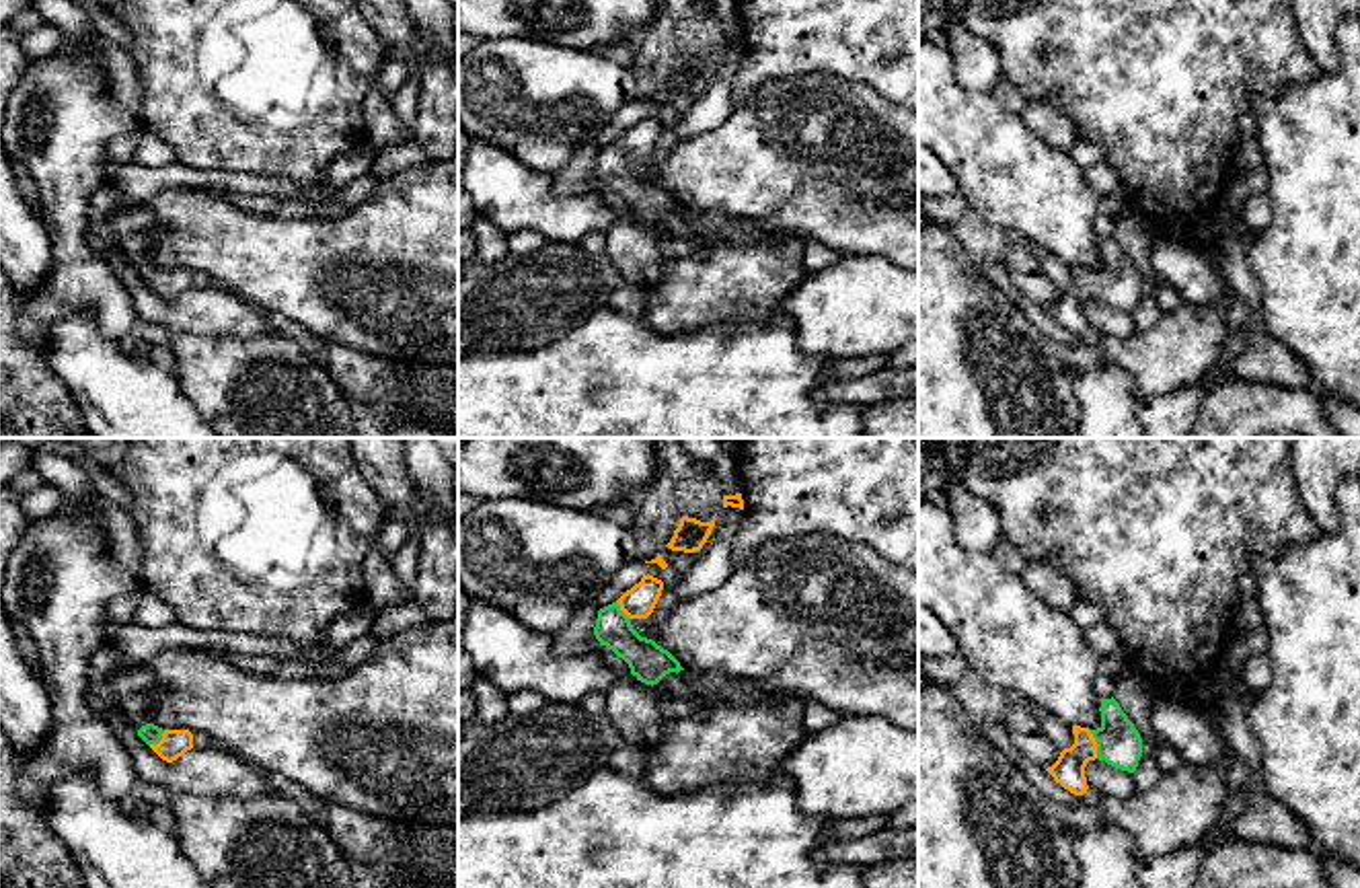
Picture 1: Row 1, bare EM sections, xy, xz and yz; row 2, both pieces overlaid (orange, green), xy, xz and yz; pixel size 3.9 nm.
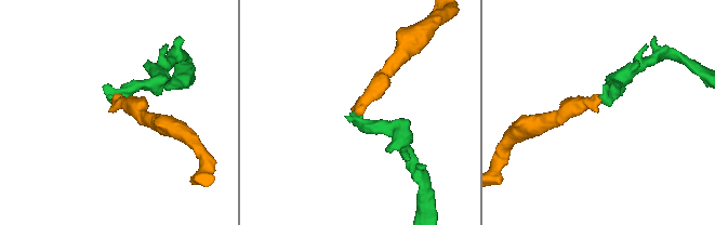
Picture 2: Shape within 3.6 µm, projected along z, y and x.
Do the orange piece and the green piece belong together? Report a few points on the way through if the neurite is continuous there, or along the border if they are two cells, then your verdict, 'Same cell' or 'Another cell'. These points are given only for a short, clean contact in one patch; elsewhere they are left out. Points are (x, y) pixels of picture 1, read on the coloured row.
Path across: yz (1069, 769), (1096, 745), (1118, 743). Same cell

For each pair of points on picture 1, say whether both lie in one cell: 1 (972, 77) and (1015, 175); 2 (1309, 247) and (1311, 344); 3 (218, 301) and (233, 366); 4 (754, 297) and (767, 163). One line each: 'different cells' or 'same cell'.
1: different cells
2: same cell
3: different cells
4: different cells

